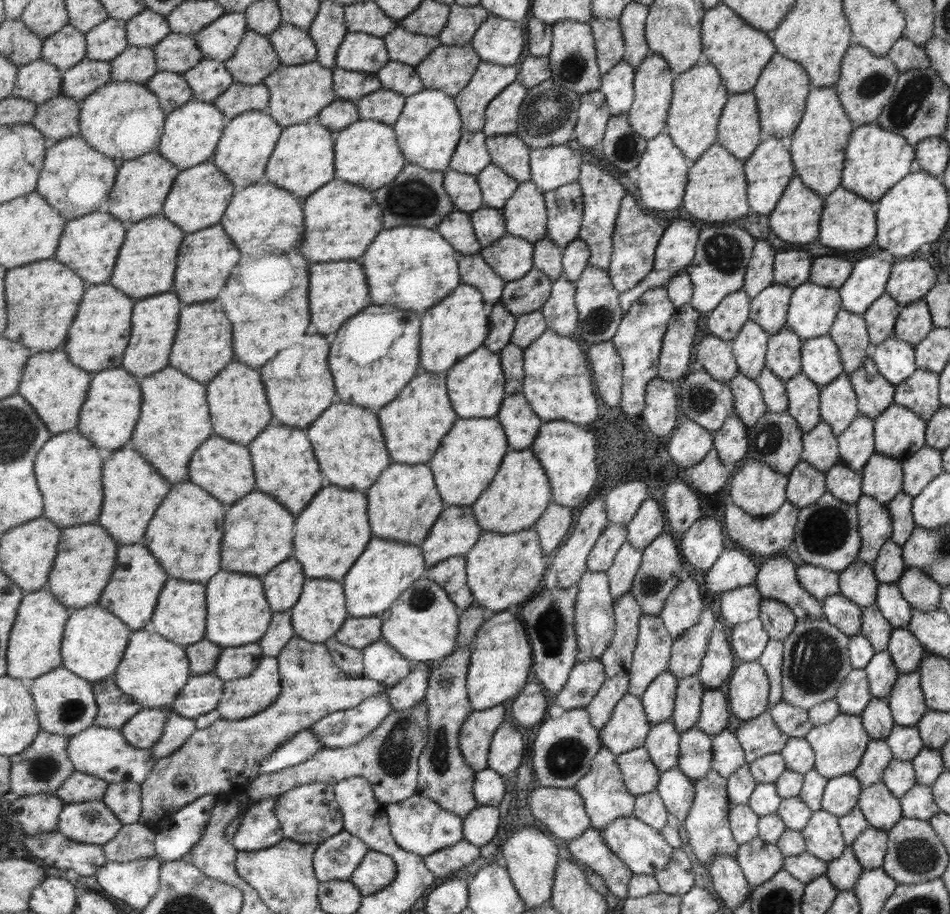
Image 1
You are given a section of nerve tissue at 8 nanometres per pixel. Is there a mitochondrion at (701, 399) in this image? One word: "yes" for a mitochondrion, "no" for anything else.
yes

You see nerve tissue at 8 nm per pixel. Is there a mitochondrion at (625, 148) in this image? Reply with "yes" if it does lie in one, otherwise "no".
yes

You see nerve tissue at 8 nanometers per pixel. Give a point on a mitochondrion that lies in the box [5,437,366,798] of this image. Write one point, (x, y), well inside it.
(41, 769)

